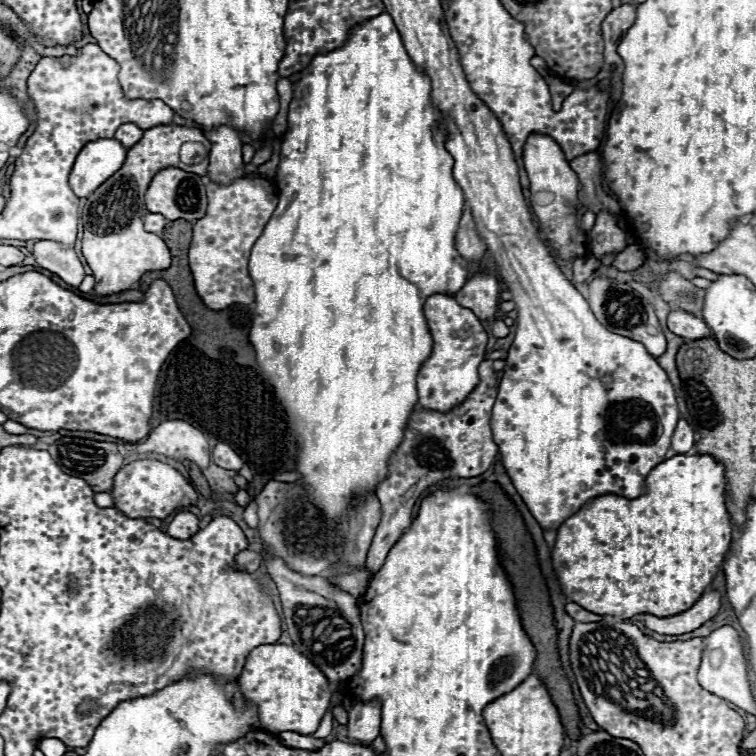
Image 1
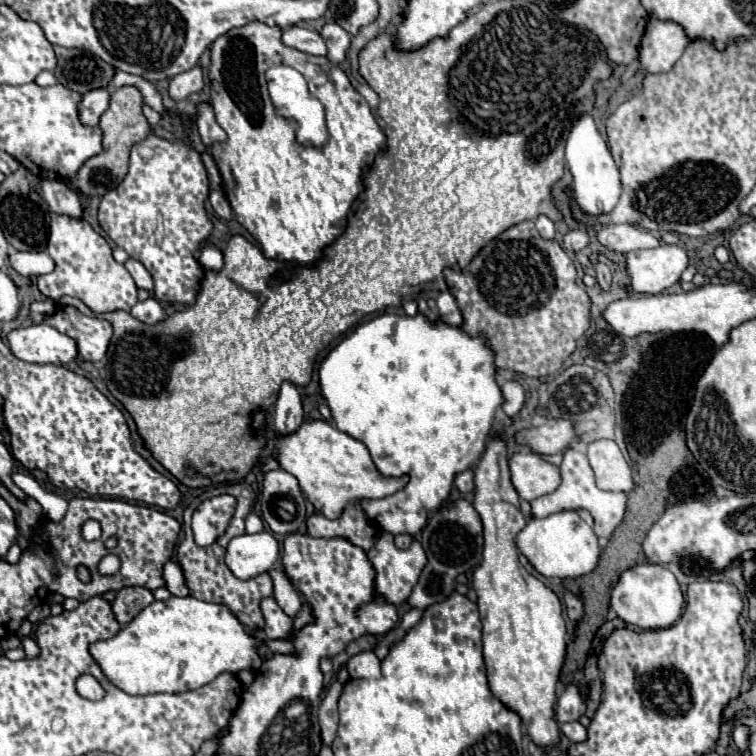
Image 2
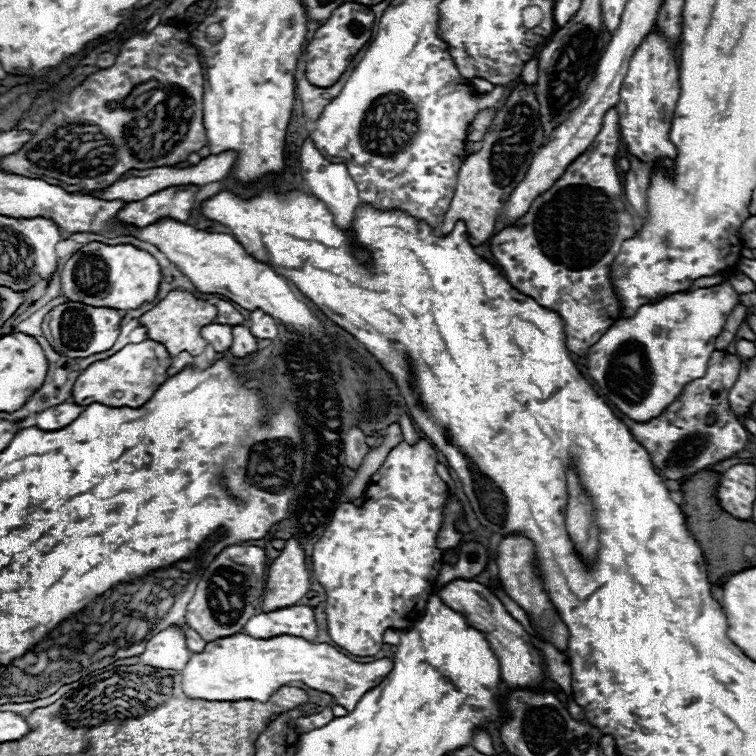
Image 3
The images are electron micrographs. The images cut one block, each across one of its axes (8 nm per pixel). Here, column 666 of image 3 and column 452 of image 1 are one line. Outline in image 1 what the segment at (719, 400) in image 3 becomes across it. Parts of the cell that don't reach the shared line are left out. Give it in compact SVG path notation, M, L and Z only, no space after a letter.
M484 360L478 368L480 384L466 396L464 402L448 412L414 410L410 414L402 444L388 458L388 476L376 486L376 496L382 502L382 520L376 528L376 536L368 550L366 568L376 574L390 548L412 524L412 510L416 500L430 488L448 478L472 478L484 474L498 454L498 446L492 440L490 416L498 392L498 376L492 370L492 360Z

